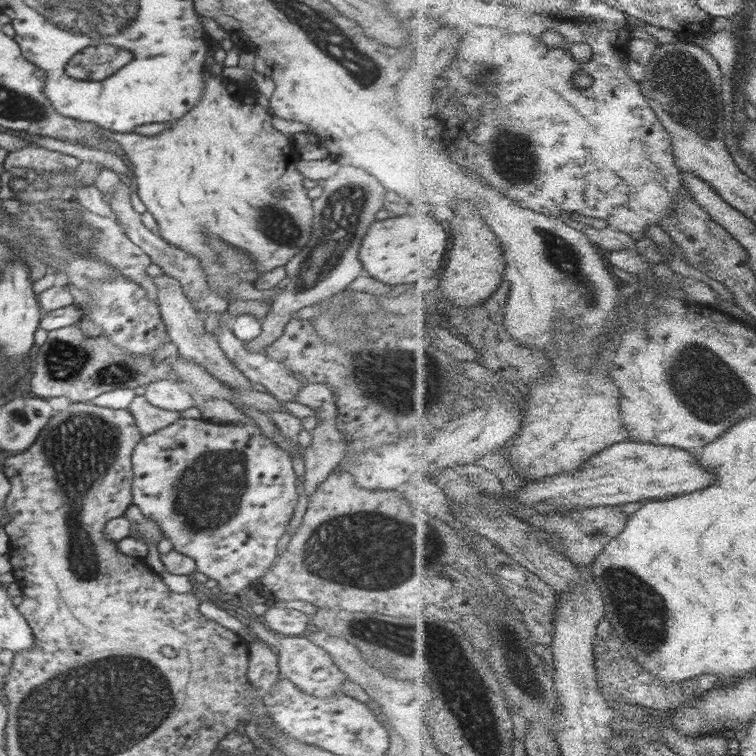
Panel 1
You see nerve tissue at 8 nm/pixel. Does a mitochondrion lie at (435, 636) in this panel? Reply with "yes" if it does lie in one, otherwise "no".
no

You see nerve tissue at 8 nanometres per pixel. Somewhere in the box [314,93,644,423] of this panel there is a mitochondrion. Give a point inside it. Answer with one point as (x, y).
(567, 257)

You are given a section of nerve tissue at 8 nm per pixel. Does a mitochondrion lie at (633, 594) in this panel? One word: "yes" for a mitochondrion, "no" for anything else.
yes

